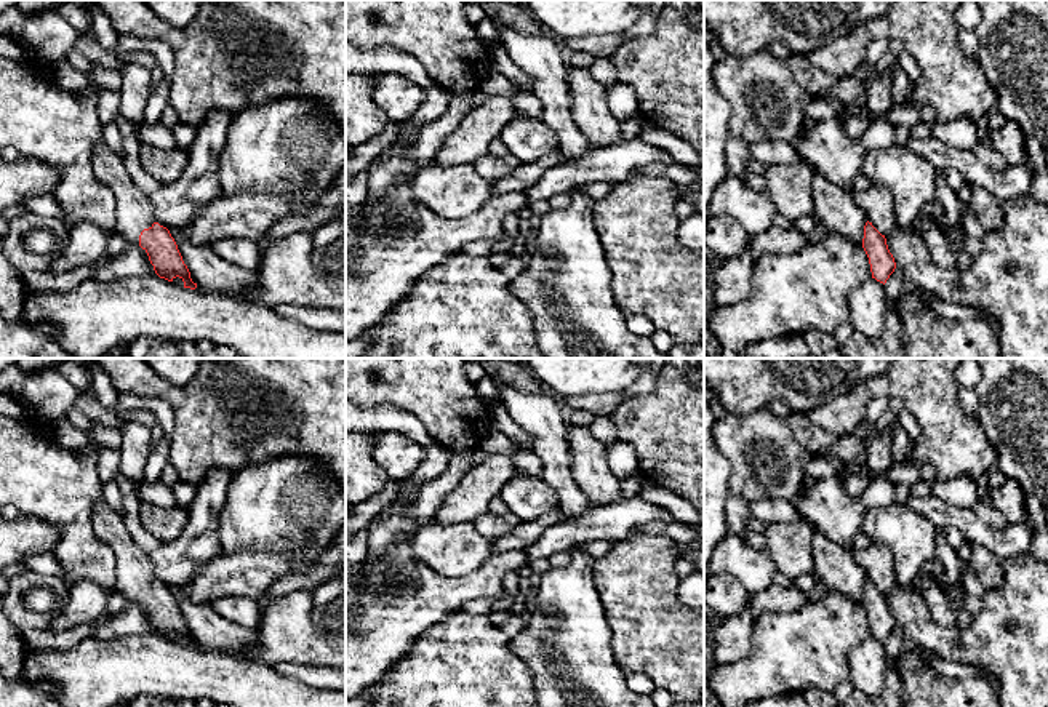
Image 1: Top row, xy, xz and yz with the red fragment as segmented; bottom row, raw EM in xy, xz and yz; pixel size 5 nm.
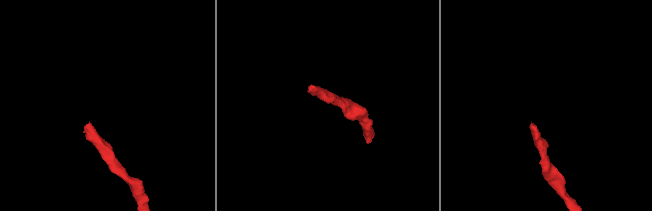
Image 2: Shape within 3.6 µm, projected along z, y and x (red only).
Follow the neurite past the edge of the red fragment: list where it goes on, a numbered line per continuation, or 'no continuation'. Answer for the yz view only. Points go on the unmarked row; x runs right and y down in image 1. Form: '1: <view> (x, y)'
no continuation

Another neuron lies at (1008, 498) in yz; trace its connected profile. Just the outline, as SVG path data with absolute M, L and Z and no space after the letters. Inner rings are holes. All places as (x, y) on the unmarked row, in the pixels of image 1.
M1006 480L1002 486L992 488L989 501L1008 523L1026 520L1024 489L1016 480Z

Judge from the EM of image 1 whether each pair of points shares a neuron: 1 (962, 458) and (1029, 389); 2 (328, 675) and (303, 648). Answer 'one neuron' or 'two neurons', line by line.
1: two neurons
2: two neurons

